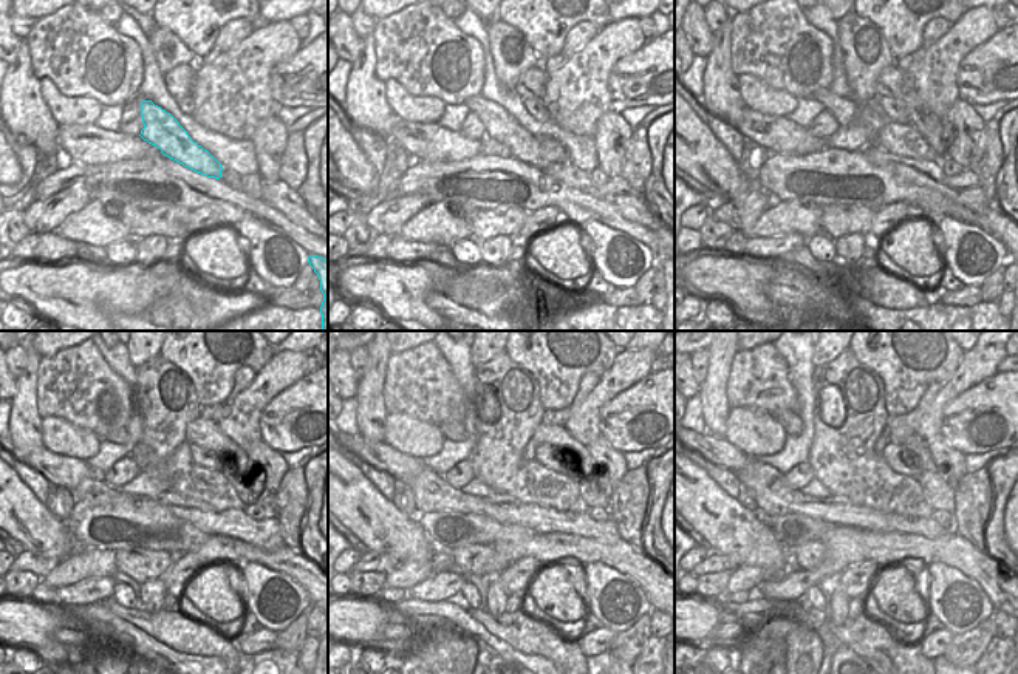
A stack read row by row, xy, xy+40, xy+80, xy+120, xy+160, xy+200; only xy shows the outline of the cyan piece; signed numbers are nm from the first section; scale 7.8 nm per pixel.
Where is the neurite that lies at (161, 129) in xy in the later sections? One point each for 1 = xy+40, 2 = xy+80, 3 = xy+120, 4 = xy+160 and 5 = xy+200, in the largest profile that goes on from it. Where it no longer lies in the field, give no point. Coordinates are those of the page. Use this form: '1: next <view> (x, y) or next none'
1: next xy+40 (500, 125)
2: next xy+80 (843, 110)
3: next xy+120 (118, 435)
4: next xy+160 (454, 430)
5: next xy+200 (789, 419)

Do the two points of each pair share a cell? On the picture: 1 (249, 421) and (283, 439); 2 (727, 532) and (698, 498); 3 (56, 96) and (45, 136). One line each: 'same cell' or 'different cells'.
1: different cells
2: same cell
3: different cells

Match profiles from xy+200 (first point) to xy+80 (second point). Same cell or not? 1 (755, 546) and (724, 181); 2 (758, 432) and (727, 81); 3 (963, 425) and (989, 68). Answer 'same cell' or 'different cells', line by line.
1: same cell
2: different cells
3: same cell

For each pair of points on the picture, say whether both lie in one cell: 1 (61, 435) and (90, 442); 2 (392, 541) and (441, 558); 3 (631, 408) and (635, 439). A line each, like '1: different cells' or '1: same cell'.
1: same cell
2: different cells
3: same cell

